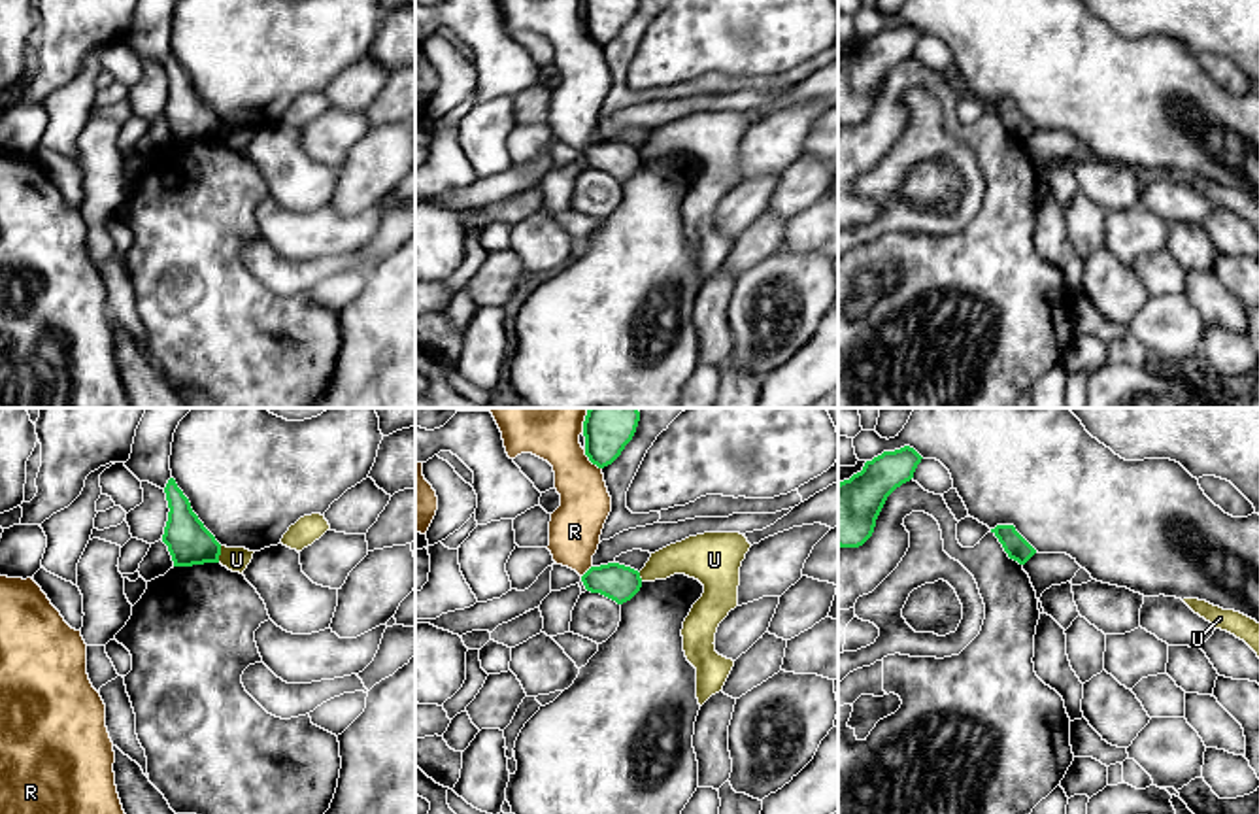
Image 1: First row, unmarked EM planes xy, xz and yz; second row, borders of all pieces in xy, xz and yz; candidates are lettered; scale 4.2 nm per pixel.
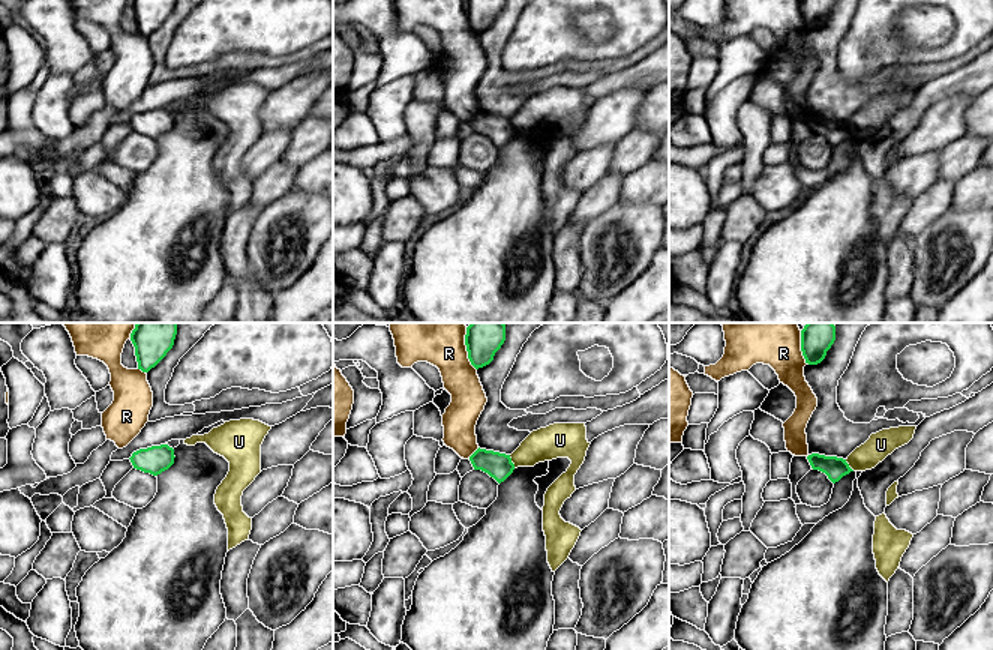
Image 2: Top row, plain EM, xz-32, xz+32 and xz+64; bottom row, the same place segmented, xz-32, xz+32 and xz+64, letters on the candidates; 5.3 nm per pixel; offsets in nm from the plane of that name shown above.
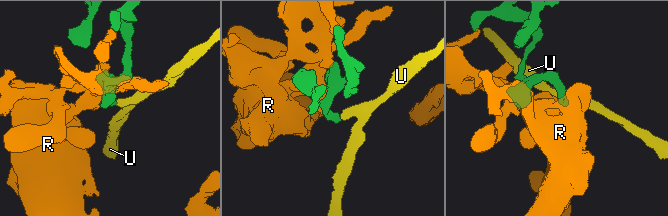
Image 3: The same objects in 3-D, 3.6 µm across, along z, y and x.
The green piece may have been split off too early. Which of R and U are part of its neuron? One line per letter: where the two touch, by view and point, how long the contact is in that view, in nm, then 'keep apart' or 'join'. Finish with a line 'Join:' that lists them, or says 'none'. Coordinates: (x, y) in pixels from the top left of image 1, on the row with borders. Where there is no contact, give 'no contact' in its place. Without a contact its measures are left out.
R: xz (591, 461) | 120 nm | keep apart
U: xy (219, 554) | 70 nm | keep apart
Join: none

